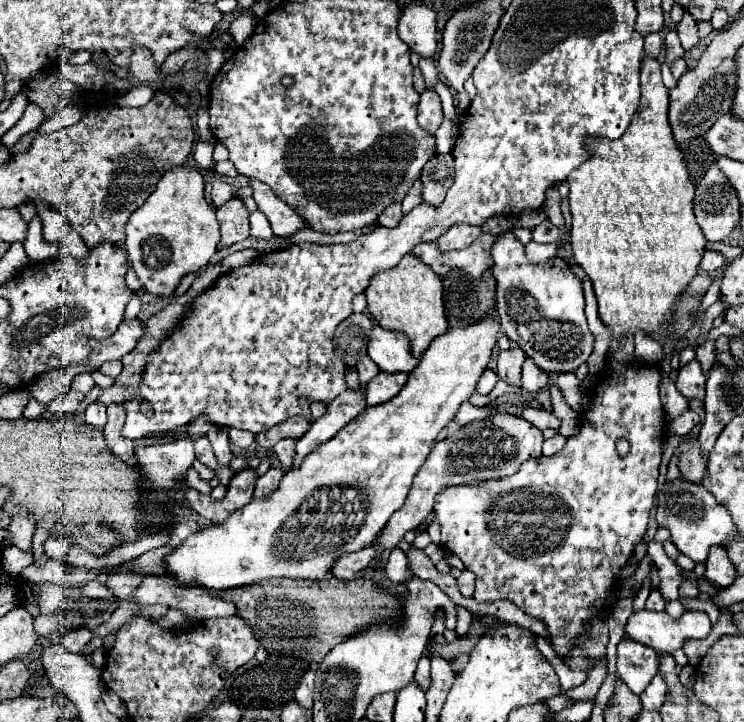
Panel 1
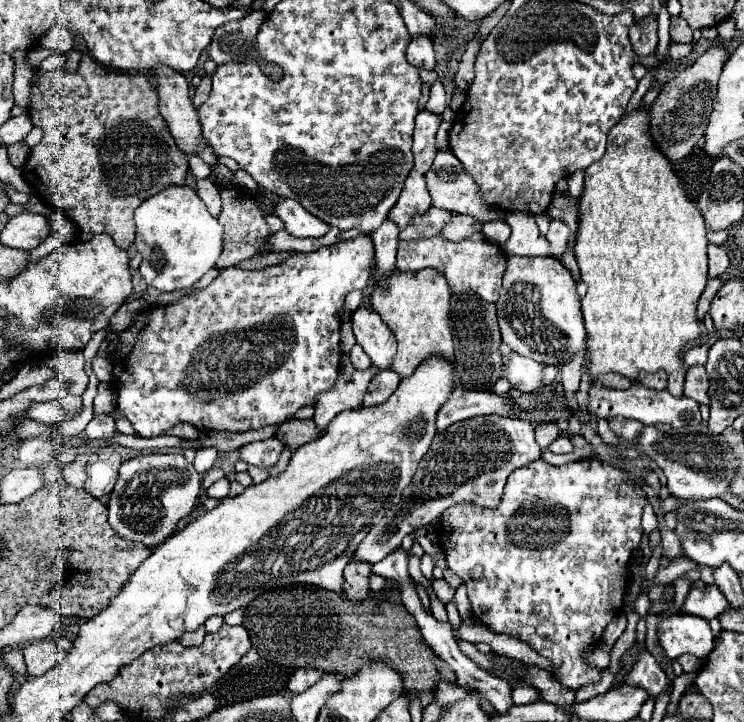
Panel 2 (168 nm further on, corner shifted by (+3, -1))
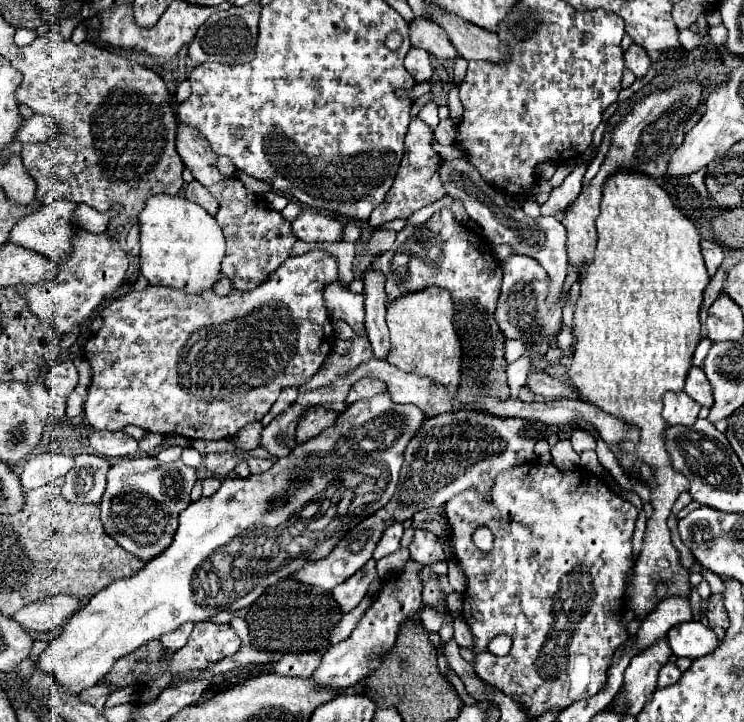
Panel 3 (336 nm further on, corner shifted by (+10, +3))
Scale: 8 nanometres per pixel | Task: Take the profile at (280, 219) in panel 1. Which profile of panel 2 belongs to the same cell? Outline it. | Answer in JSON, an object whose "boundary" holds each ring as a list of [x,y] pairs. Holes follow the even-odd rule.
{"boundary":[[[283,198],[275,206],[275,214],[281,220],[285,220],[285,230],[299,238],[307,238],[307,236],[319,238],[331,230],[331,226],[327,222],[311,216],[297,200],[291,200],[291,198]]]}

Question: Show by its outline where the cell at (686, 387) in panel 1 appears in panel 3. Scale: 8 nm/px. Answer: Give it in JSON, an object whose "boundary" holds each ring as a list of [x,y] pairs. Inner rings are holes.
{"boundary":[[[692,366],[688,376],[686,376],[686,384],[684,384],[684,392],[694,398],[698,404],[702,406],[712,406],[714,404],[714,398],[712,398],[712,388],[710,388],[710,382],[708,378],[704,376],[702,368],[696,368]]]}

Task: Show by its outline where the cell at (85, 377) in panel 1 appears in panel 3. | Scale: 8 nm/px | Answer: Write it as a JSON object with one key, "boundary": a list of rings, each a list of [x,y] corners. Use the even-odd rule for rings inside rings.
{"boundary":[[[64,360],[56,364],[46,374],[44,385],[49,393],[58,394],[58,396],[68,396],[76,390],[78,386],[78,370],[72,360]]]}

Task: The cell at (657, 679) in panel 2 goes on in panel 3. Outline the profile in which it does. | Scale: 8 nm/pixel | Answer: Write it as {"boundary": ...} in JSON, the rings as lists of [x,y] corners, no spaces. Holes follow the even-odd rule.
{"boundary":[[[666,662],[662,668],[660,668],[660,674],[658,674],[658,688],[666,688],[670,684],[674,684],[678,680],[678,668],[676,664],[672,662]]]}

